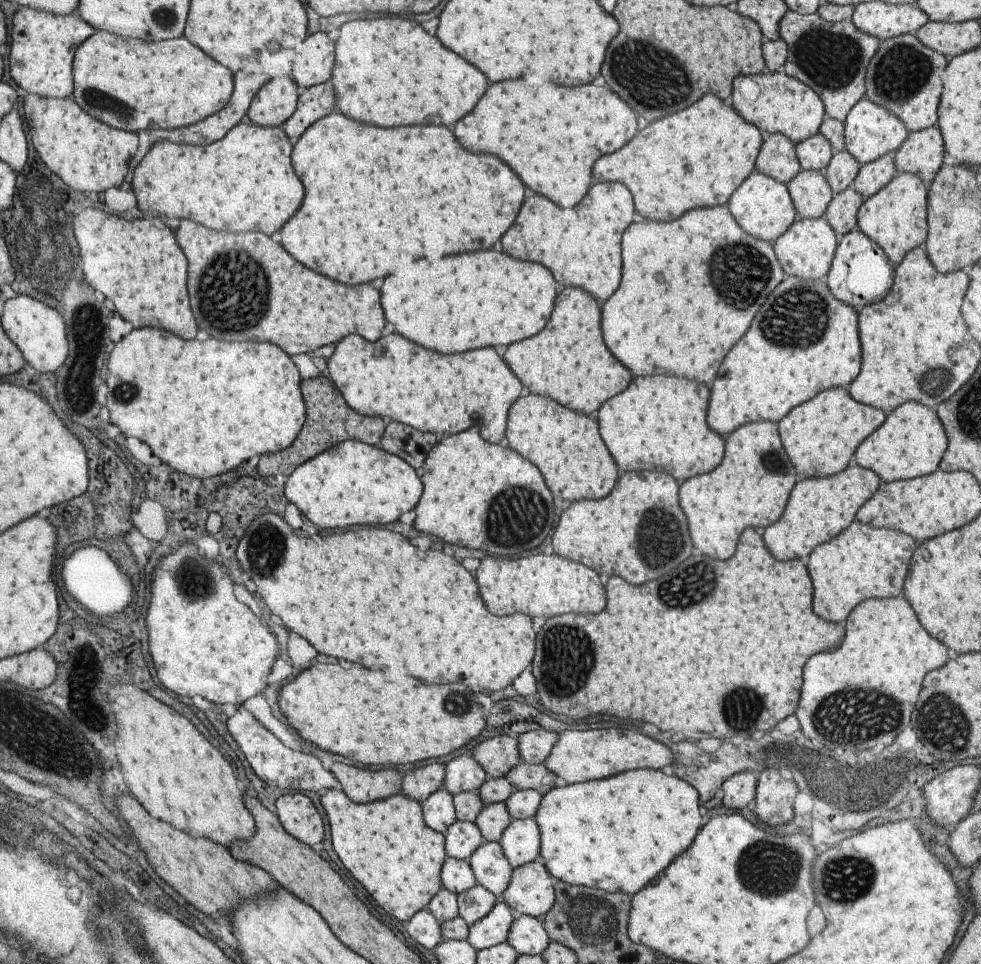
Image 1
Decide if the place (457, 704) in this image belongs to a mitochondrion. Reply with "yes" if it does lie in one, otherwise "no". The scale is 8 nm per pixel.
yes

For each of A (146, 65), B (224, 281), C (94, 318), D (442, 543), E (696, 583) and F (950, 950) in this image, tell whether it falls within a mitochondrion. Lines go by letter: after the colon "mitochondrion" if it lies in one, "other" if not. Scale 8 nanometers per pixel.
A: other
B: mitochondrion
C: other
D: other
E: mitochondrion
F: other

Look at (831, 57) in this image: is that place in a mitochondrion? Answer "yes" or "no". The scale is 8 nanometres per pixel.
yes

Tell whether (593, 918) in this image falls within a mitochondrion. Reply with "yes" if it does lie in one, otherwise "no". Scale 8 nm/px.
yes

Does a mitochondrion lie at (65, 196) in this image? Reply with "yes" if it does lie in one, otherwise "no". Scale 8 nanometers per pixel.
no

